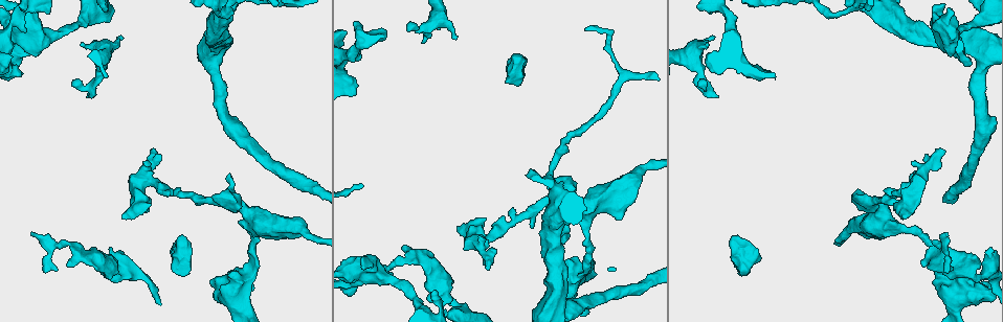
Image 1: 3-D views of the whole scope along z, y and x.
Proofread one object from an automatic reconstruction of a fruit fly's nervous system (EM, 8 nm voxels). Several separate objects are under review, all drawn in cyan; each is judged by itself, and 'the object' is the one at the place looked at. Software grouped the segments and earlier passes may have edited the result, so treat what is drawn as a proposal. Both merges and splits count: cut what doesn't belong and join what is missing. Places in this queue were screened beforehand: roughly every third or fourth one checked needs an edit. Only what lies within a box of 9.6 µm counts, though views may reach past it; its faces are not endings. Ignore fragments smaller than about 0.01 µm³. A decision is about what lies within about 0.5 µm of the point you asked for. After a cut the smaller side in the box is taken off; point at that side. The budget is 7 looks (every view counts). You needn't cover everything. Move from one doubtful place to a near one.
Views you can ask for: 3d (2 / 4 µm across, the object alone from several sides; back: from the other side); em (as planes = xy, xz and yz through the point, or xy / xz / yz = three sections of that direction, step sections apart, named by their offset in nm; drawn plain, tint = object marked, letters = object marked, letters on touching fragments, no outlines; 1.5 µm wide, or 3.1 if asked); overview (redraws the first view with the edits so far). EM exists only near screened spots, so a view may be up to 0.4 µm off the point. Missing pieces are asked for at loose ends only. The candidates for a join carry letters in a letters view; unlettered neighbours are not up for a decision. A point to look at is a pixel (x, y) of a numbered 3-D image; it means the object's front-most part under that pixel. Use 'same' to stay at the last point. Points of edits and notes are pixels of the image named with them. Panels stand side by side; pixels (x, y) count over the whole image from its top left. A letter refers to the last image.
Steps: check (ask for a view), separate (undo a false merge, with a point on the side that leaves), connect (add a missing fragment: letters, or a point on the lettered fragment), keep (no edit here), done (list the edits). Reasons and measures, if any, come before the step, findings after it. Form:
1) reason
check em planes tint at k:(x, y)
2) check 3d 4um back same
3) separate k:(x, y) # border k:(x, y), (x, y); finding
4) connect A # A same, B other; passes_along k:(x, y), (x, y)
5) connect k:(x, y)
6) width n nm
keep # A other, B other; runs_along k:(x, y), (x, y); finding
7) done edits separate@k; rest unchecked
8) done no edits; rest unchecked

branch stops here
check 3d 2um at 1:(392, 273)

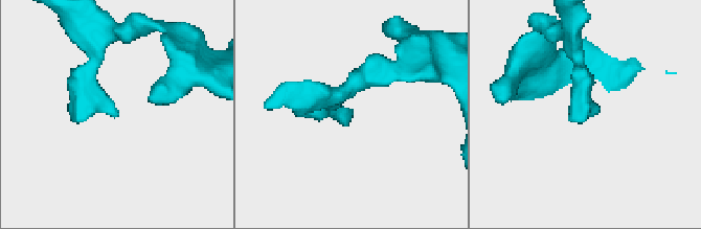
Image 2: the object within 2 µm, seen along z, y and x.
check em planes tint at 2:(345, 108)

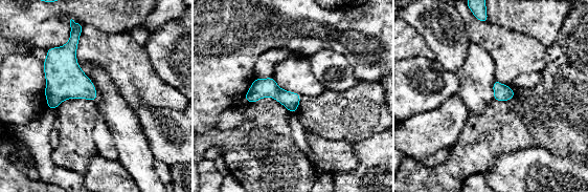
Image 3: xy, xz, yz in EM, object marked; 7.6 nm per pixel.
check em planes letters same

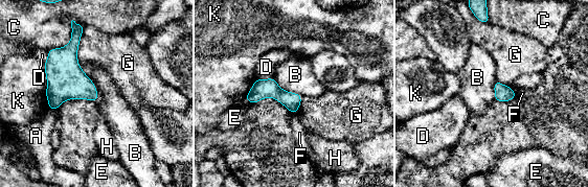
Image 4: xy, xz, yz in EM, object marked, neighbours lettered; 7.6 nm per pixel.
width 130 nm
keep # A other, B other, C other, D other, E other, F other, G other, H other, K other; runs_along 4:(249, 98), (276, 92), (298, 99); no lettered fragment goes on from it

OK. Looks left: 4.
three arms meet
check em planes letters at 1:(128, 275)

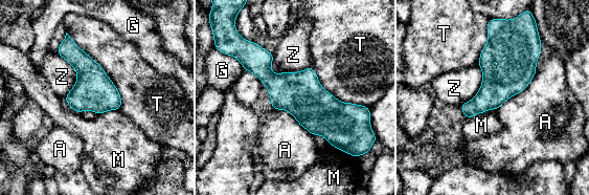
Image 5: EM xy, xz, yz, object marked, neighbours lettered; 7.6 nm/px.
keep # A other, G other, M other, T other, Z other; border 5:(119, 109), (110, 109), (97, 114); all the same neuron

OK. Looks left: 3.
check em planes tint at 1:(489, 267)

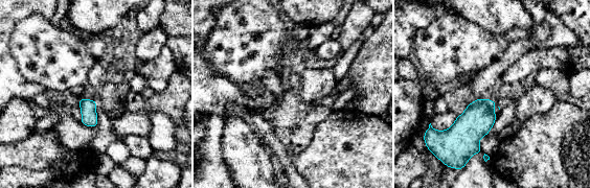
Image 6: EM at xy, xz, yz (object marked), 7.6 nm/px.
check em planes letters same

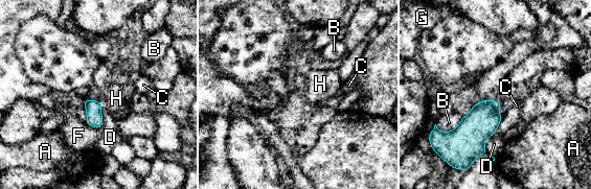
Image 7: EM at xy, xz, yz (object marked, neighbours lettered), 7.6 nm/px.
width 130 nm
keep # A other, B other, C other, D other, F other, G other, H other; border 7:(495, 132), (484, 141), (486, 152); none of them fits

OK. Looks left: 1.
done no edits; rest unchecked

